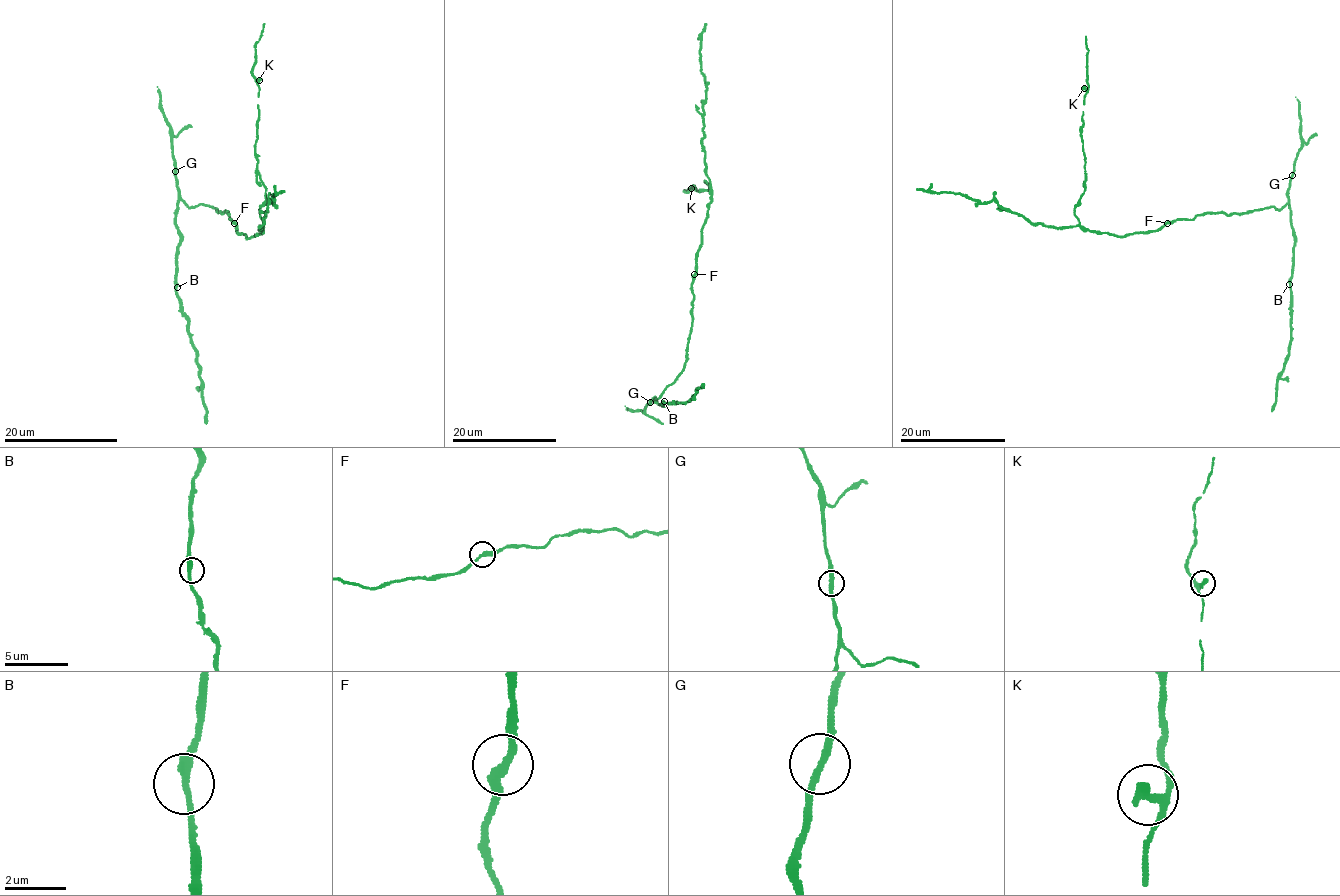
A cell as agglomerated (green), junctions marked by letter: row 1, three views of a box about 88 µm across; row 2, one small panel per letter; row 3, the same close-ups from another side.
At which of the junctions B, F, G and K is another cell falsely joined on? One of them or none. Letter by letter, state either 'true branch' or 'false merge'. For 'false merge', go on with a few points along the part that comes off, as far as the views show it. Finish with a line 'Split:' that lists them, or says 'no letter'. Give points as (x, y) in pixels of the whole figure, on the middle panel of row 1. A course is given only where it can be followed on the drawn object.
B: true branch
F: true branch
G: true branch
K: true branch
Split: no letter

